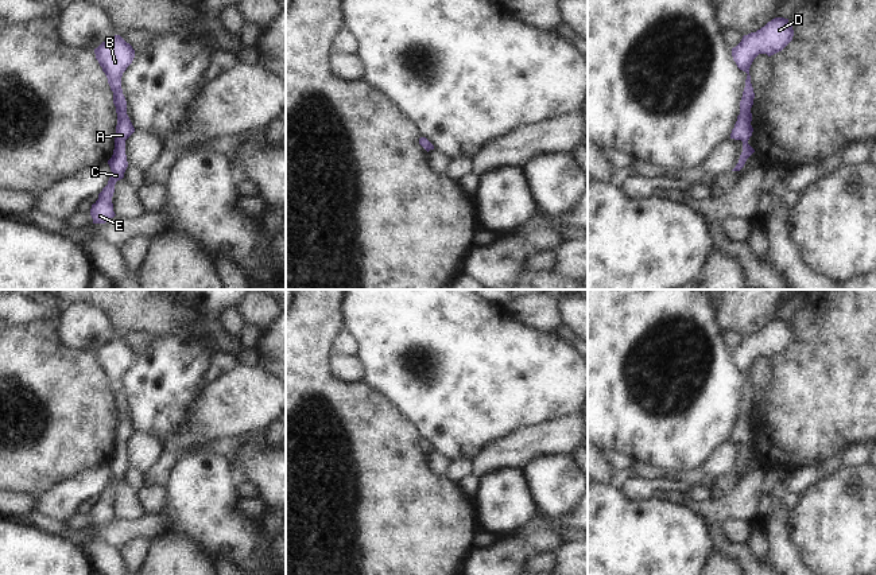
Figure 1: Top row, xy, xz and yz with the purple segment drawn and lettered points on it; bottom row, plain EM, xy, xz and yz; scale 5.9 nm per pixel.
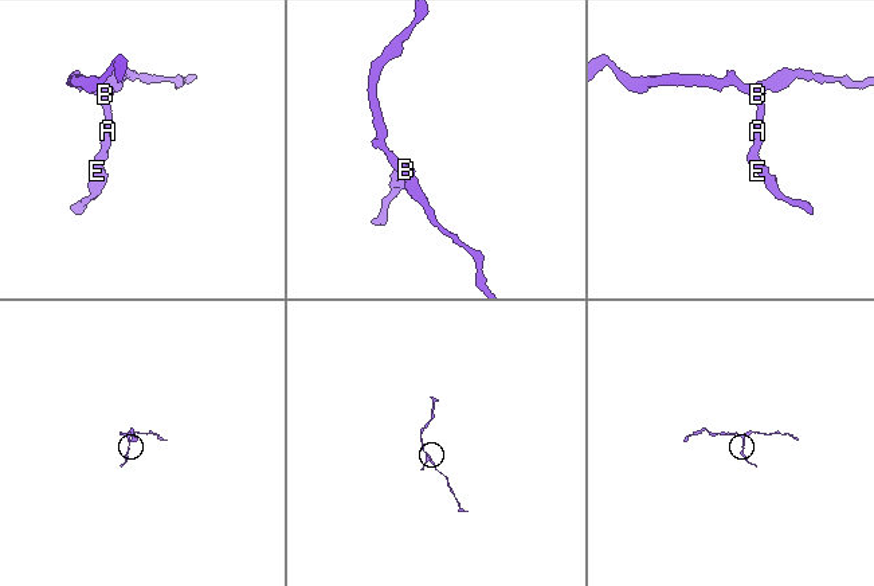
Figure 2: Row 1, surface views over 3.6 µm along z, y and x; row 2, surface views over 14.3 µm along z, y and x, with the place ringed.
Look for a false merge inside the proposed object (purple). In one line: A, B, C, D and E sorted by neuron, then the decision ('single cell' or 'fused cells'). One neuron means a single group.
A B C D E; single cell

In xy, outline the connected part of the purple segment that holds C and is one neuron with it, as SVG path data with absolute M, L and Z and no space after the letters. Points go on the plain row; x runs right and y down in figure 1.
M115 337L94 350L94 356L108 380L111 392L113 393L113 405L117 415L115 451L112 459L108 462L112 477L108 486L98 496L98 501L90 510L93 525L105 525L116 517L112 505L115 486L117 482L124 479L124 474L128 469L125 442L135 434L135 430L127 416L127 403L121 391L123 374L132 365L135 351L120 337Z

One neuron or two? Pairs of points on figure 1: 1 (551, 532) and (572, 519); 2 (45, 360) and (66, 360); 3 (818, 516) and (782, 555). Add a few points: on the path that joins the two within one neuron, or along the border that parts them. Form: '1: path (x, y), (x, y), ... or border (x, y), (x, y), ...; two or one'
1: path (557, 527), (566, 521); one
2: path (50, 360), (61, 360); one
3: border (787, 512), (790, 539), (802, 560); two

